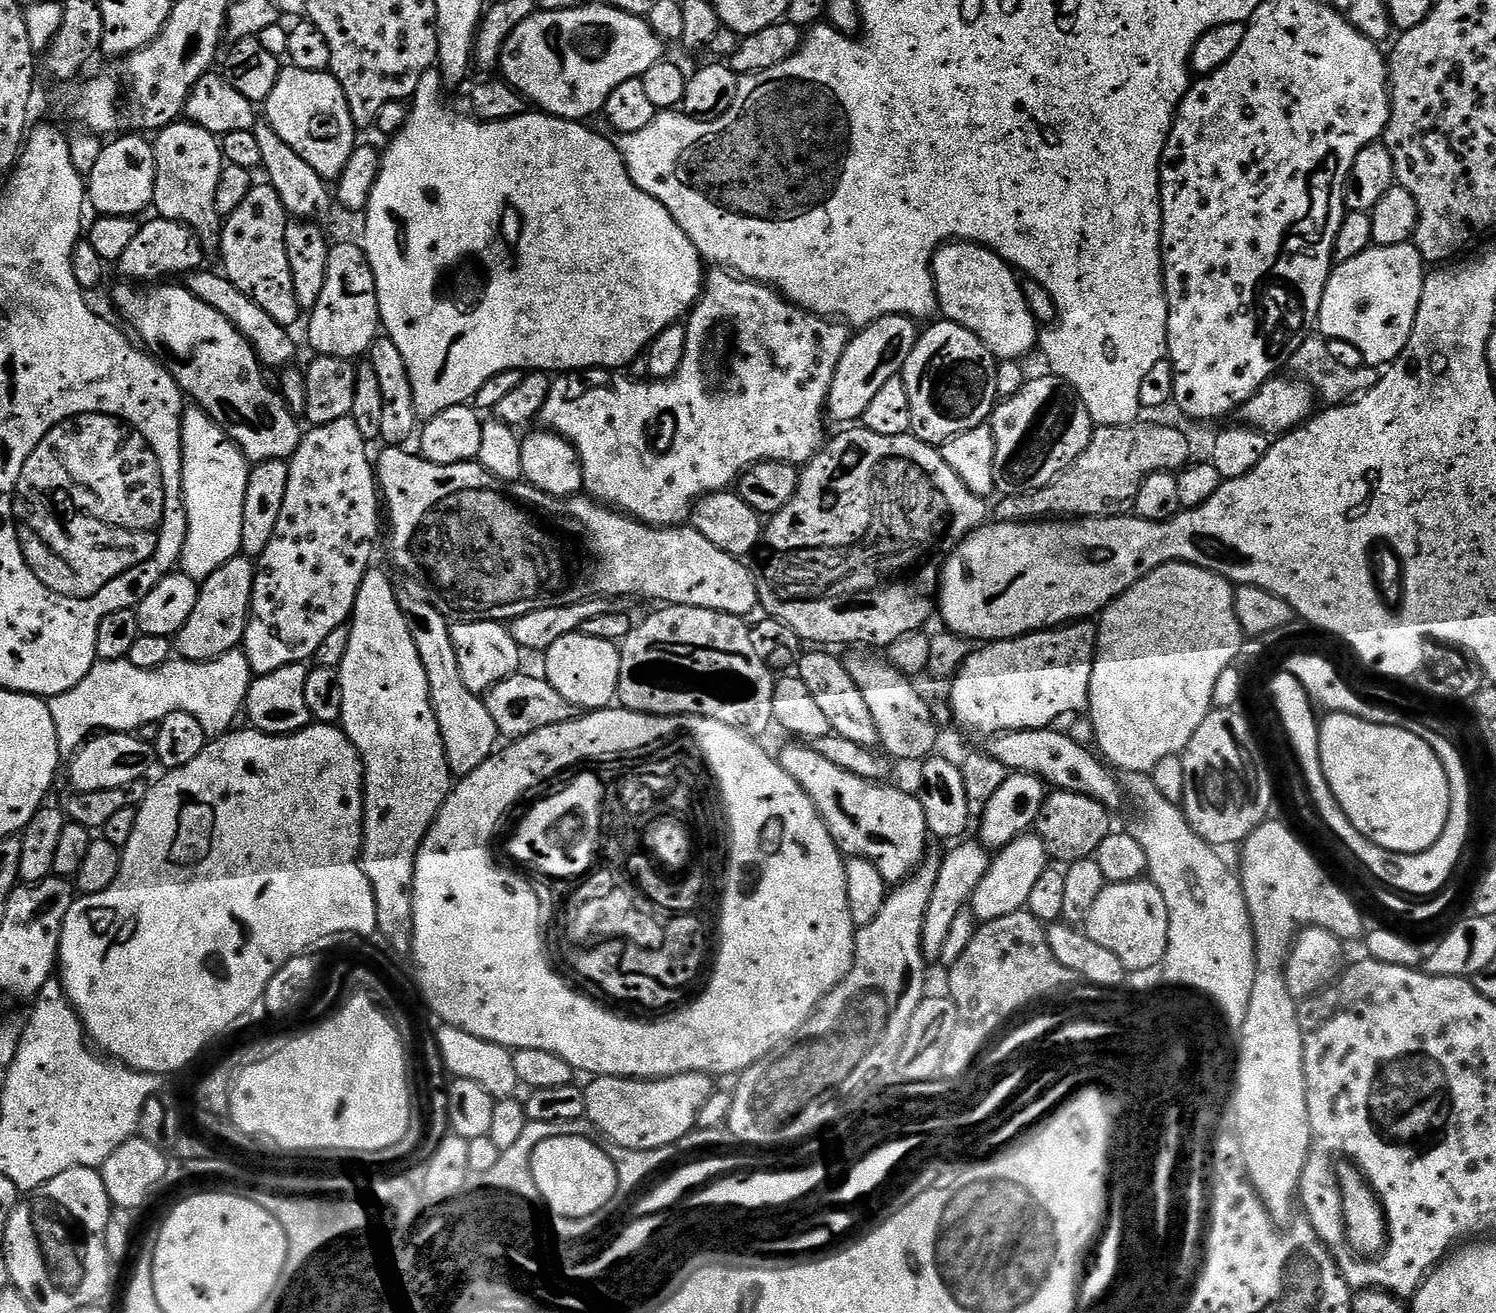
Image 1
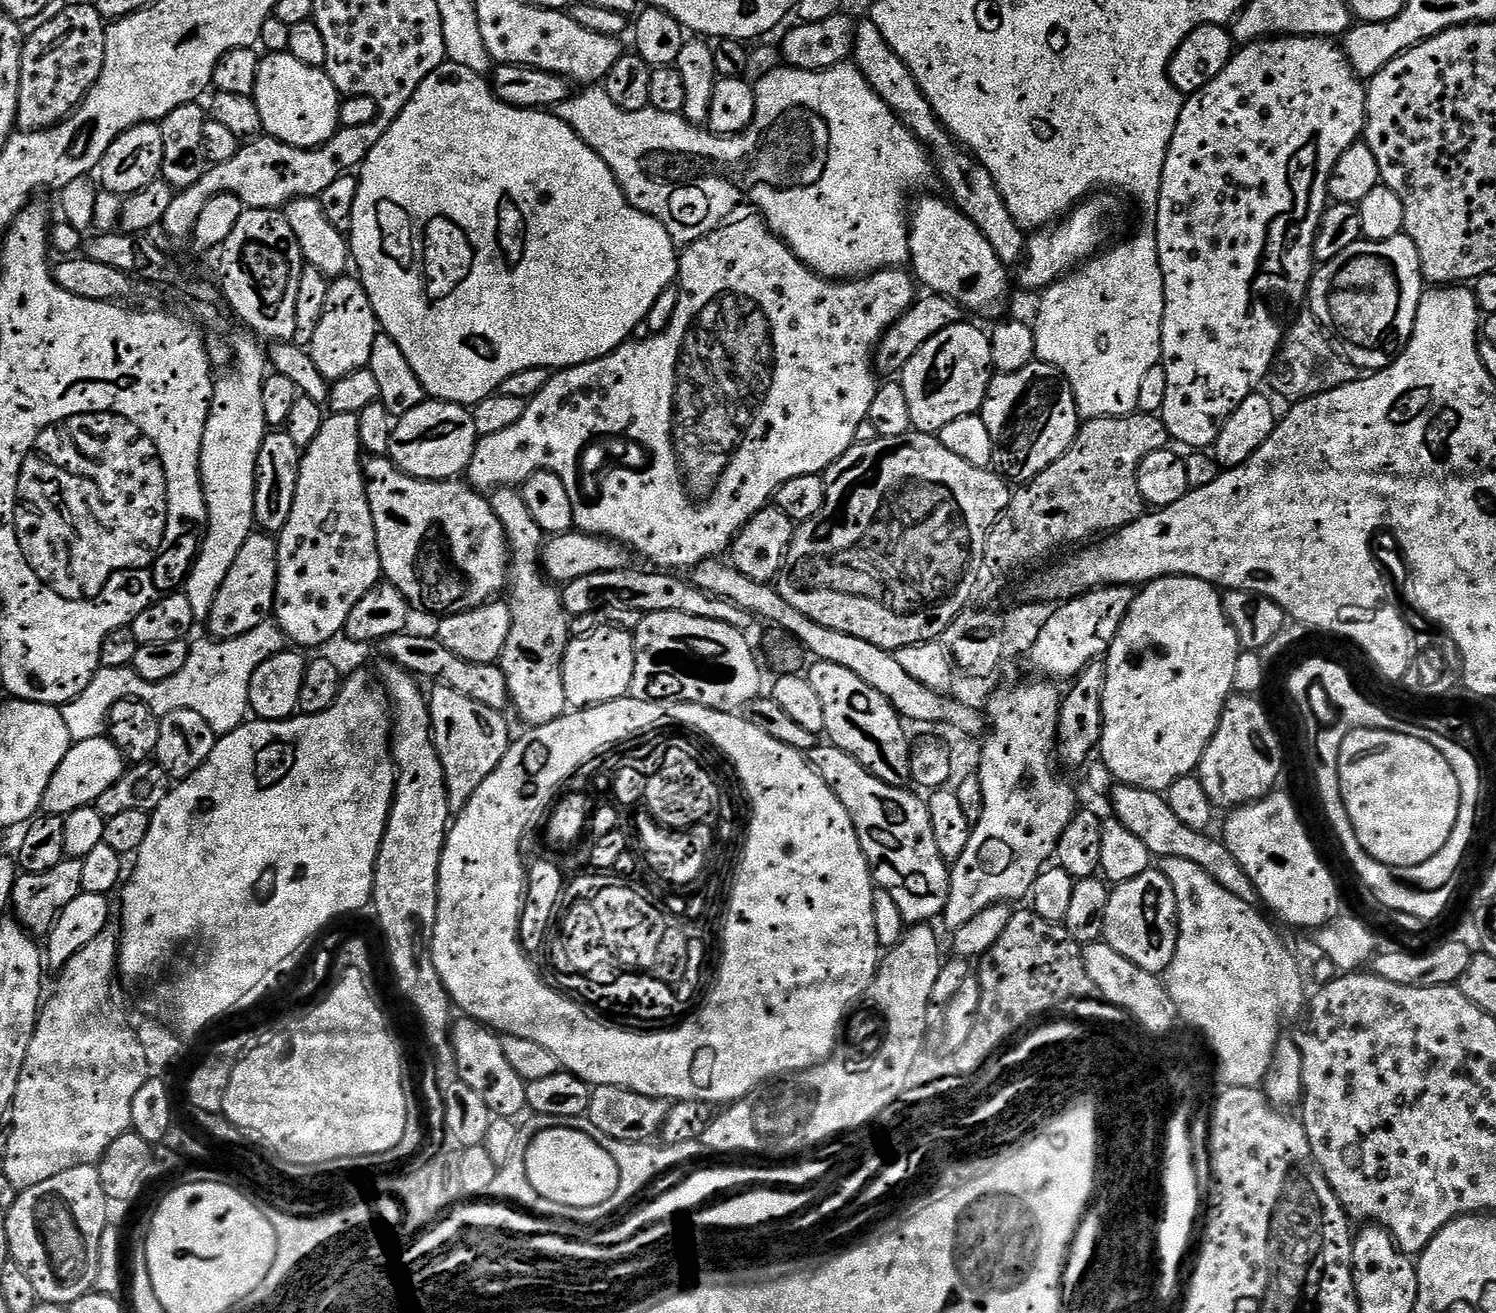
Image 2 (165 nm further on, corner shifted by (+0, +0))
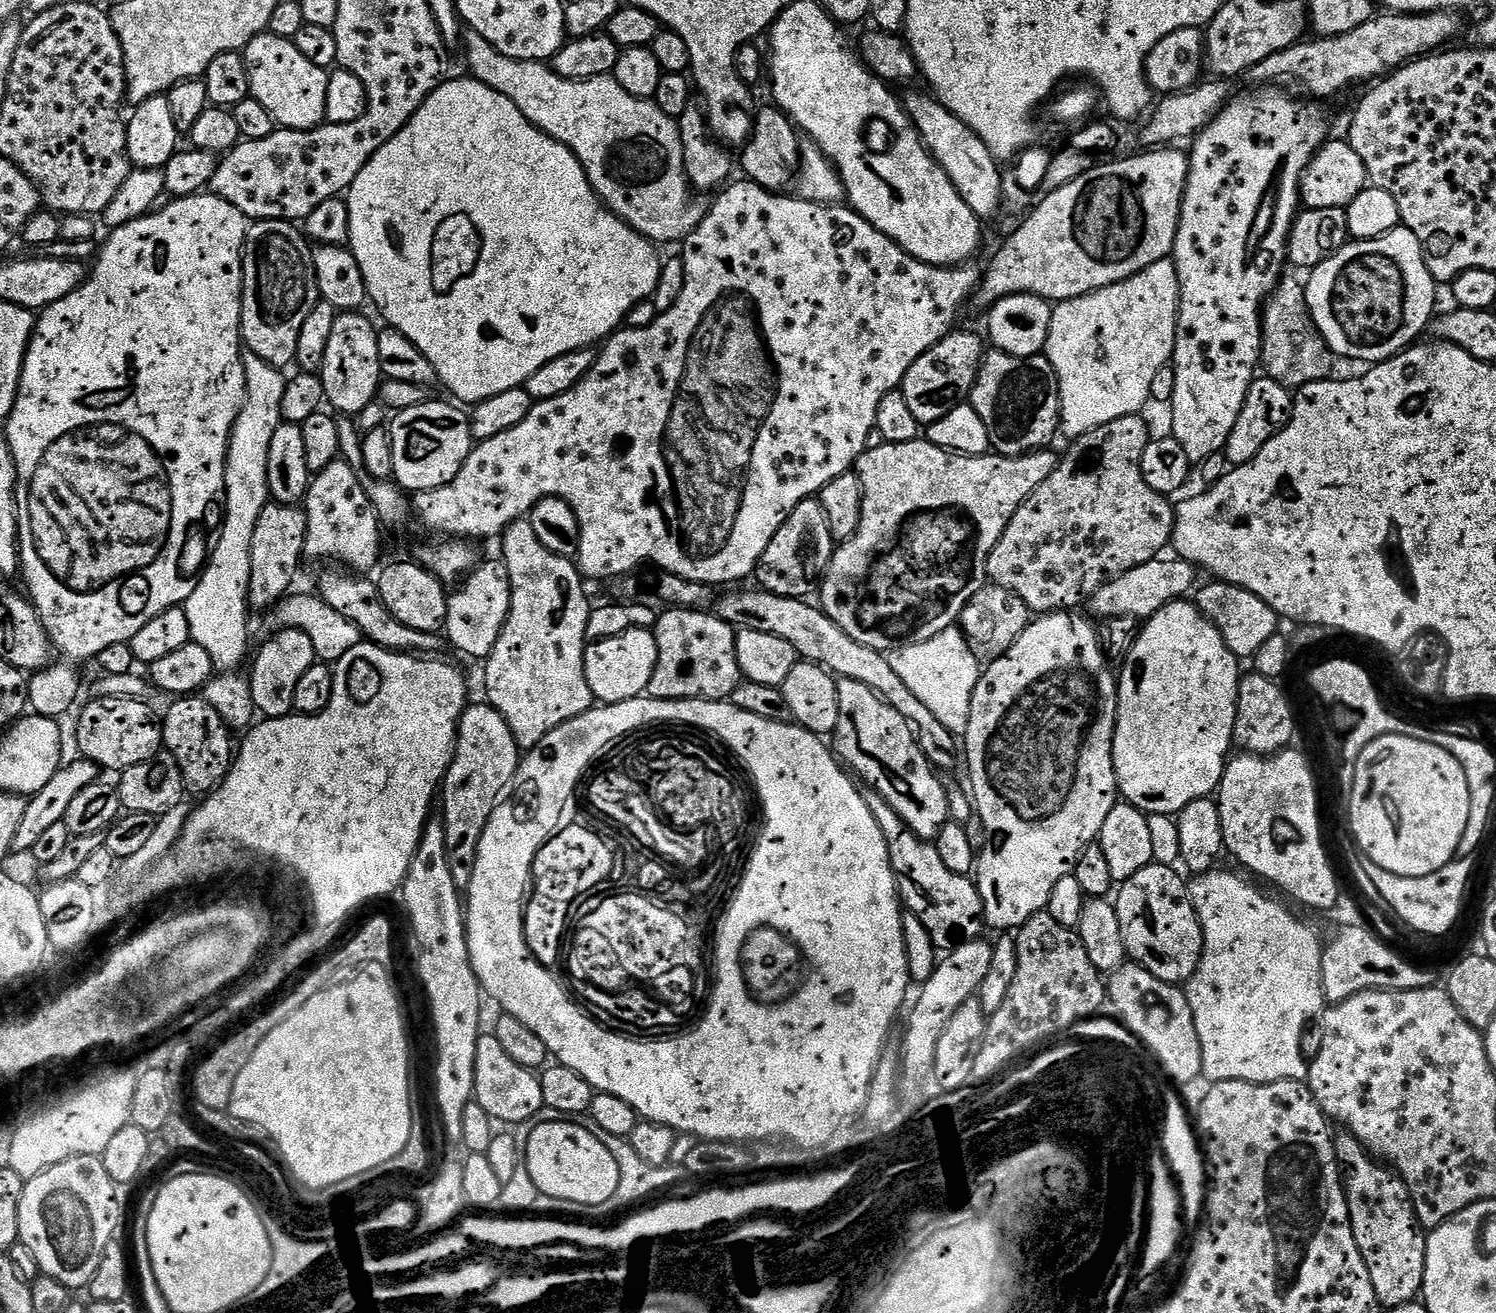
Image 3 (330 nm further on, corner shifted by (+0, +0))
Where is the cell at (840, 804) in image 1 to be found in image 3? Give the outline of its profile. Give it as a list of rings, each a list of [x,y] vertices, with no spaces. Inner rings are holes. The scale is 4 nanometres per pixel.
[[[871,790],[864,792],[866,806],[878,822],[890,850],[890,862],[896,872],[896,886],[900,889],[900,899],[907,911],[913,912],[926,926],[932,944],[937,950],[951,950],[957,944],[977,939],[986,925],[982,919],[984,907],[975,883],[969,877],[959,876],[942,863],[935,843],[918,838],[894,814],[894,810],[879,794]]]

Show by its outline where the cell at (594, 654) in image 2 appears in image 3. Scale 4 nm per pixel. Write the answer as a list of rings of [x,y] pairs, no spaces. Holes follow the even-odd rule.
[[[631,628],[617,636],[591,641],[584,650],[584,669],[586,682],[590,682],[593,701],[617,704],[645,695],[657,662],[656,633],[646,628]]]

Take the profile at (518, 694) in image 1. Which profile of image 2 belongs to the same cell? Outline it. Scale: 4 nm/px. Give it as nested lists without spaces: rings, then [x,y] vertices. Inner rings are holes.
[[[412,635],[389,636],[387,640],[383,641],[382,648],[393,663],[405,668],[417,678],[423,678],[425,681],[427,681],[426,679],[436,680],[432,682],[439,682],[441,685],[458,690],[458,694],[466,694],[466,698],[470,698],[495,712],[504,712],[509,707],[508,682],[504,669],[499,663],[466,662],[466,658],[458,658],[458,654],[454,654],[435,635]]]

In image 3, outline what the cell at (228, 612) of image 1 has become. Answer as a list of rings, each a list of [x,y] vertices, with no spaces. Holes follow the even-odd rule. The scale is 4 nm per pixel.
[[[269,502],[254,526],[254,542],[250,554],[250,590],[248,602],[253,609],[268,608],[272,610],[289,595],[292,583],[296,580],[296,571],[300,560],[305,559],[304,543],[308,529],[308,515],[303,507],[295,504],[278,504]]]

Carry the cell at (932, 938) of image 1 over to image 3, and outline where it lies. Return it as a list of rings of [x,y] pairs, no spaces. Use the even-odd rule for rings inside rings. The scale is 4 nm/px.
[[[1071,611],[1049,612],[1033,619],[1027,630],[1016,639],[1014,646],[1010,646],[1006,654],[991,661],[981,671],[978,686],[974,686],[974,698],[970,702],[970,722],[966,734],[962,737],[962,752],[966,757],[966,768],[968,764],[968,776],[972,779],[970,796],[974,801],[974,812],[975,815],[980,816],[986,828],[986,846],[976,857],[974,883],[982,898],[984,907],[982,919],[989,929],[1019,930],[1034,914],[1045,911],[1054,886],[1058,886],[1060,879],[1075,873],[1076,863],[1082,850],[1086,850],[1086,846],[1097,843],[1102,822],[1106,822],[1106,814],[1110,814],[1110,810],[1118,802],[1116,771],[1112,757],[1112,743],[1118,714],[1118,676],[1105,655],[1097,625],[1095,623],[1092,625],[1093,621],[1087,615],[1084,615],[1085,617],[1076,615],[1080,614],[1073,614]]]

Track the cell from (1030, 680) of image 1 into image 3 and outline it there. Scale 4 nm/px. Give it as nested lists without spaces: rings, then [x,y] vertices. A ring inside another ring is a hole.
[[[1157,558],[1142,566],[1134,566],[1134,570],[1126,570],[1126,574],[1106,582],[1106,586],[1102,586],[1102,590],[1098,590],[1088,601],[1087,611],[1093,617],[1100,616],[1101,621],[1119,616],[1133,616],[1135,620],[1143,622],[1158,614],[1162,606],[1185,599],[1193,591],[1192,583],[1196,580],[1197,569],[1190,562],[1179,558],[1164,559]]]

